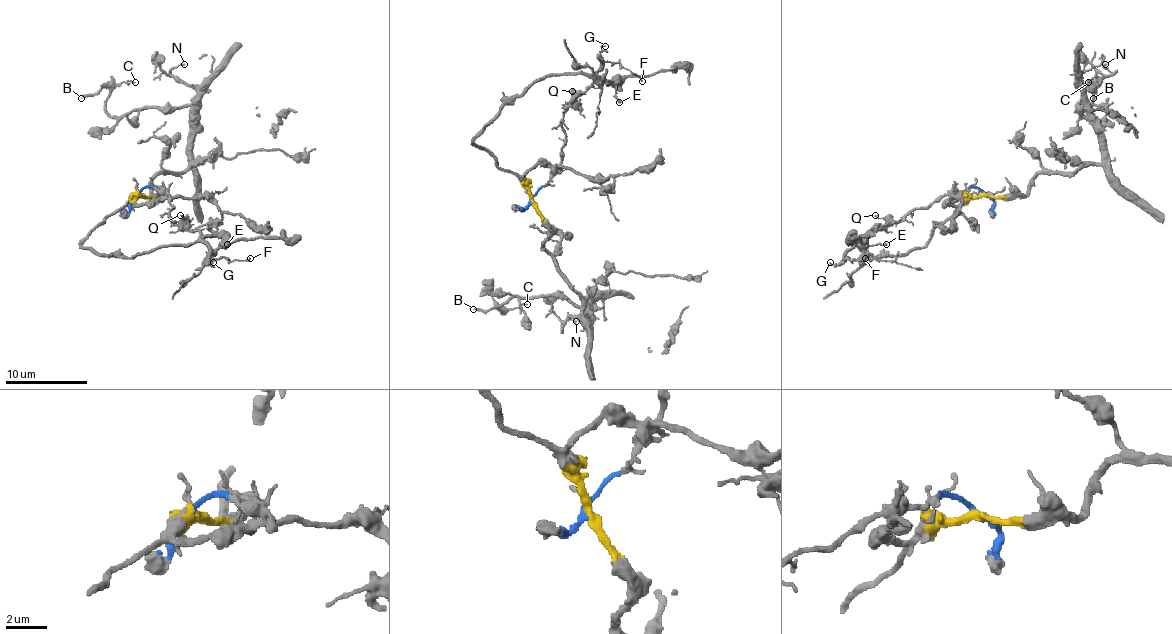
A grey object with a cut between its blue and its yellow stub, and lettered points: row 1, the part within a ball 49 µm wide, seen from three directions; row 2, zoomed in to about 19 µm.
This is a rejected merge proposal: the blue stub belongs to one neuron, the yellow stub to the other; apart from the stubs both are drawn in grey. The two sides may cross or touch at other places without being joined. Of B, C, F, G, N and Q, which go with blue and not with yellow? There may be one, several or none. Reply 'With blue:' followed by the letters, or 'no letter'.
With blue: F, G, Q

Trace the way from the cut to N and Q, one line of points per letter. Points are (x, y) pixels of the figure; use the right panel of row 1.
N: (986, 193), (1023, 197), (1039, 174), (1072, 174), (1101, 160), (1101, 131), (1086, 92), (1111, 73), (1105, 63)
Q: (986, 193), (967, 187), (932, 201), (926, 207), (913, 207), (897, 222), (874, 215)

